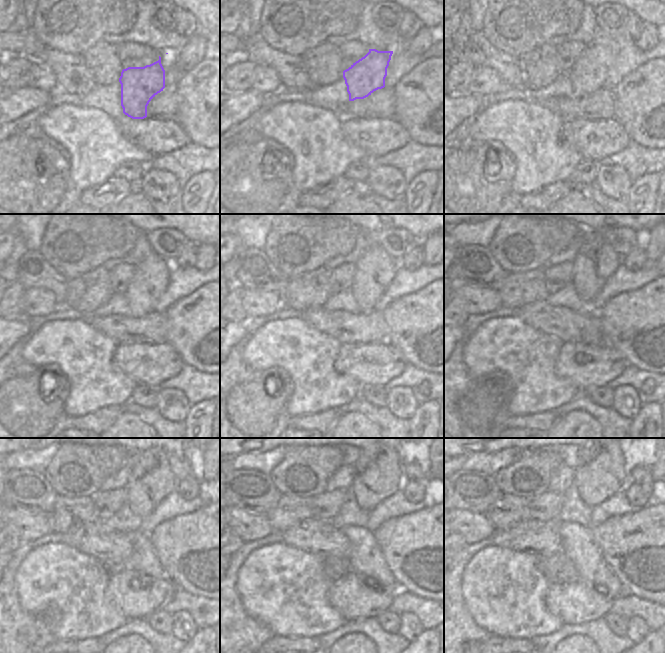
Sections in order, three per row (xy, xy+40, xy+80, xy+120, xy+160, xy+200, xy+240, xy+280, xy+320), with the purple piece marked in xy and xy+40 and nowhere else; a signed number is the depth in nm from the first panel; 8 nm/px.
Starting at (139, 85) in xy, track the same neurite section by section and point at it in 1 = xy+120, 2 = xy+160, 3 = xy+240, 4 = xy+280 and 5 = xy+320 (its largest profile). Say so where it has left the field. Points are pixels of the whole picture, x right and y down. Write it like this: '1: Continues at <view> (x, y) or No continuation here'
1: Continues at xy+120 (151, 278)
2: Continues at xy+160 (375, 270)
3: Continues at xy+240 (151, 480)
4: Continues at xy+280 (378, 475)
5: Continues at xy+320 (601, 473)

